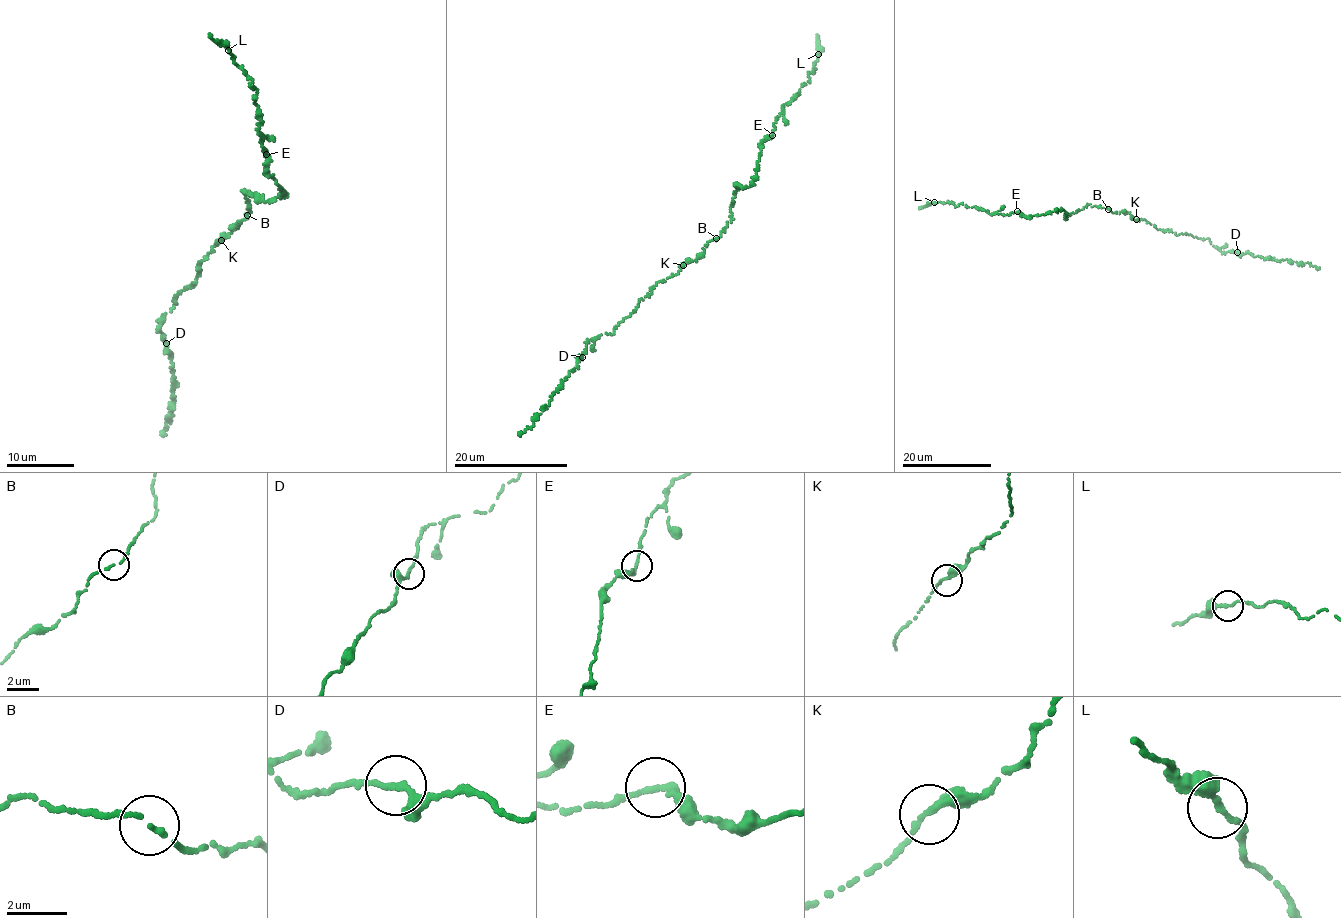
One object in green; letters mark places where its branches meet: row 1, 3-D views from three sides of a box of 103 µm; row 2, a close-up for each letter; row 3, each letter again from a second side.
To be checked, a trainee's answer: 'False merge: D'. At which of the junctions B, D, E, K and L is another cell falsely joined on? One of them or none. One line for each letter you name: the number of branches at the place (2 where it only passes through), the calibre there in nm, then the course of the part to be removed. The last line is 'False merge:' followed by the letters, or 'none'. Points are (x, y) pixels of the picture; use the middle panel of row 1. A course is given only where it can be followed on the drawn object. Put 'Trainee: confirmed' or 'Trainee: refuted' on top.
Trainee: refuted
False merge: none

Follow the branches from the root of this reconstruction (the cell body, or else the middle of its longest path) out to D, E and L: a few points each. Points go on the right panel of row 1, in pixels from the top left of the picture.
D: (1108, 209), (1114, 212), (1123, 211), (1164, 231), (1208, 239), (1222, 253), (1237, 251)
E: (1108, 209), (1088, 205), (1066, 216), (1062, 208), (1029, 218), (1017, 211)
L: (1108, 209), (1088, 205), (1066, 216), (1062, 208), (1029, 218), (1018, 212), (1002, 215), (961, 204), (934, 202)

